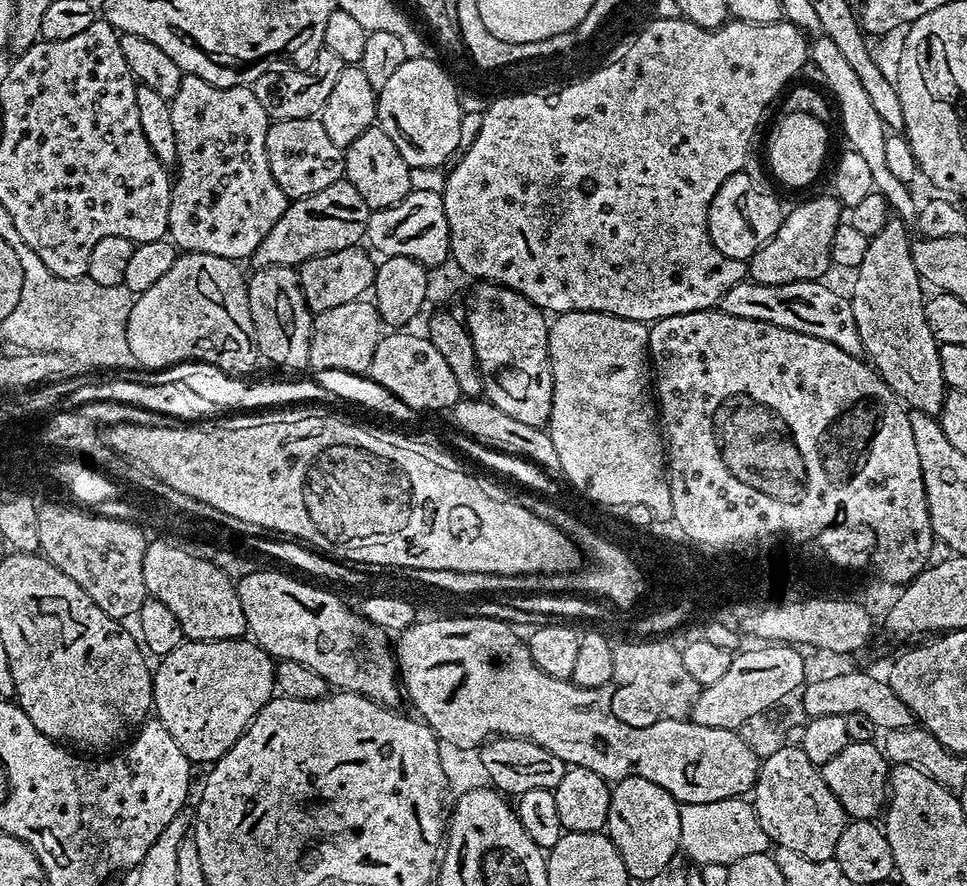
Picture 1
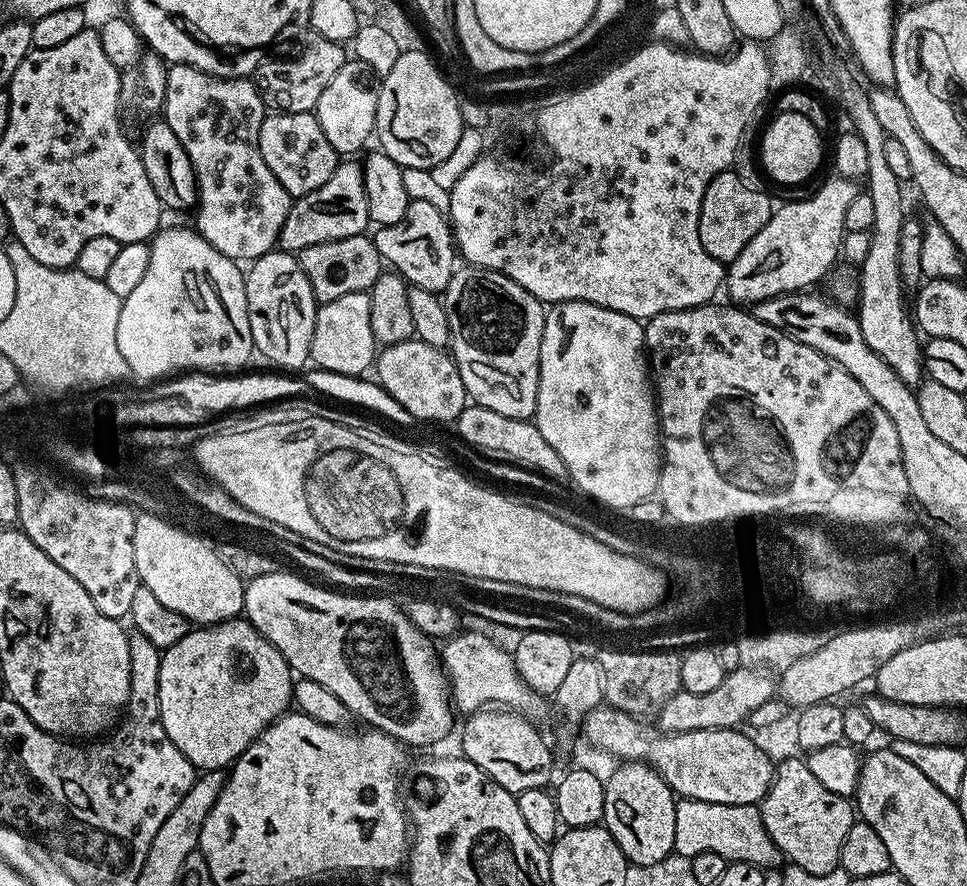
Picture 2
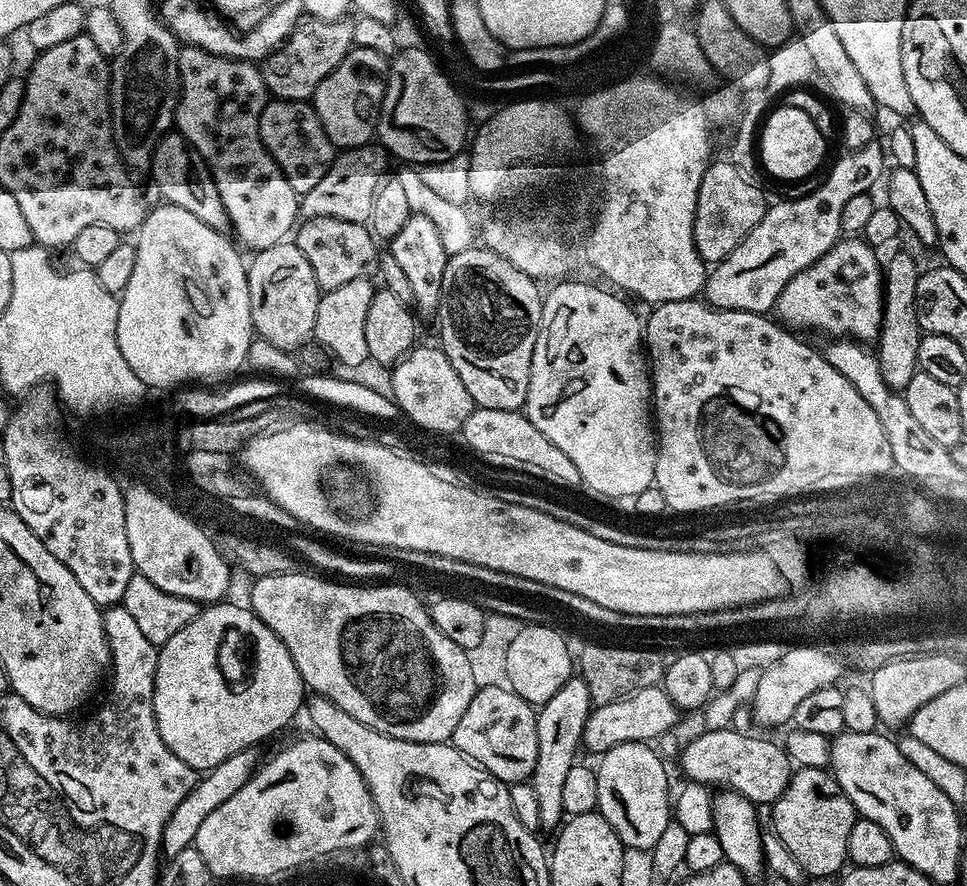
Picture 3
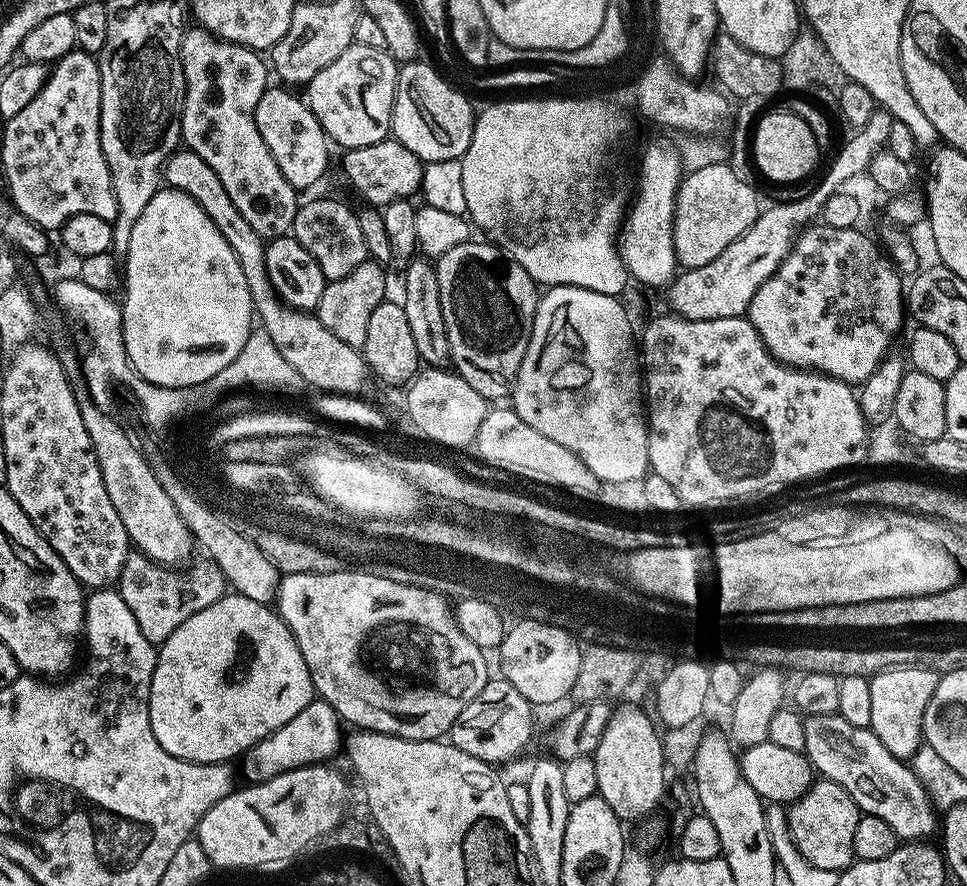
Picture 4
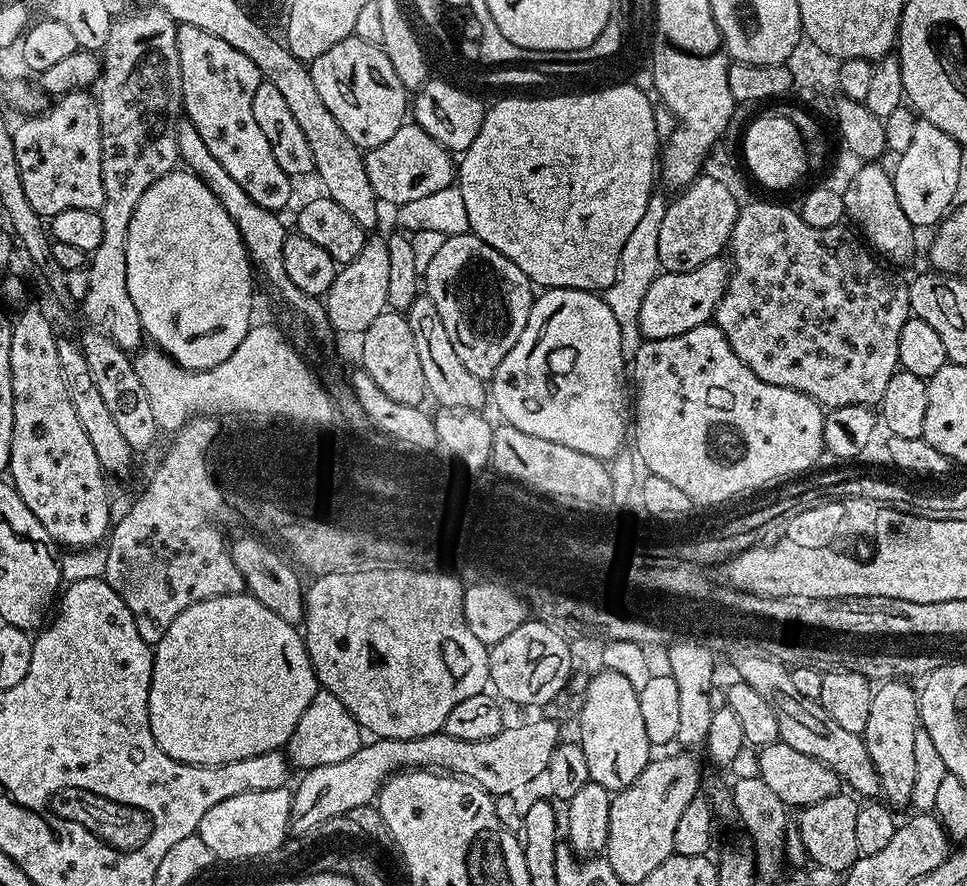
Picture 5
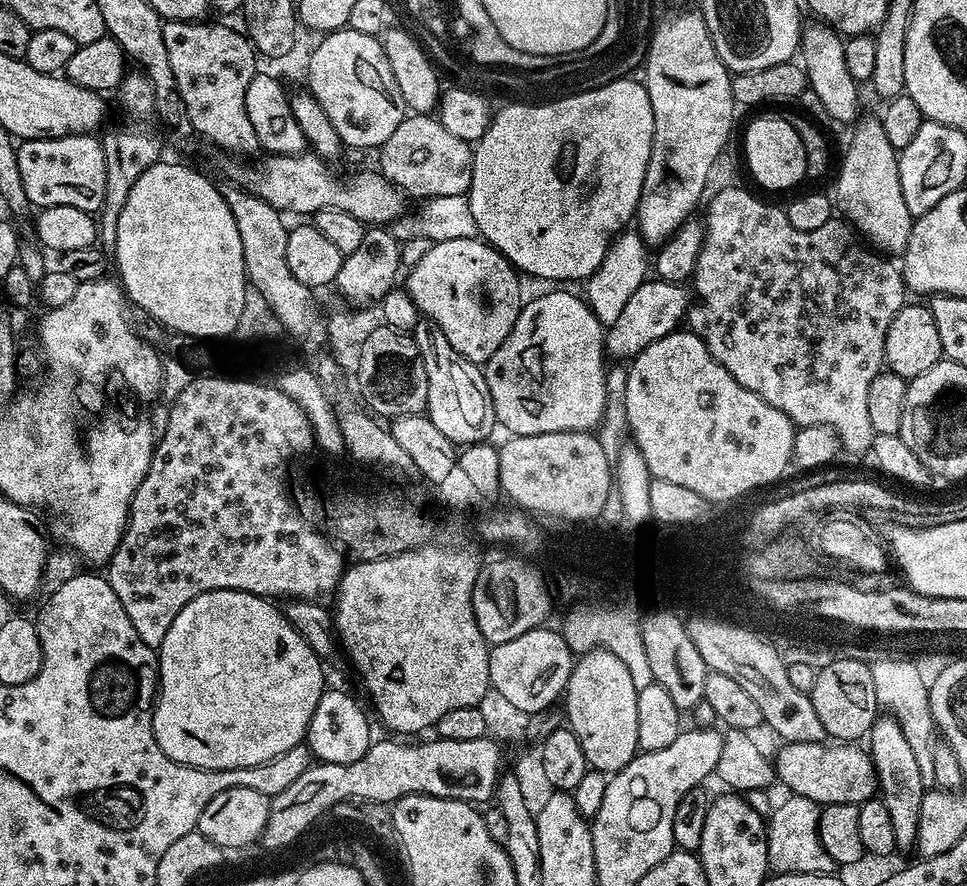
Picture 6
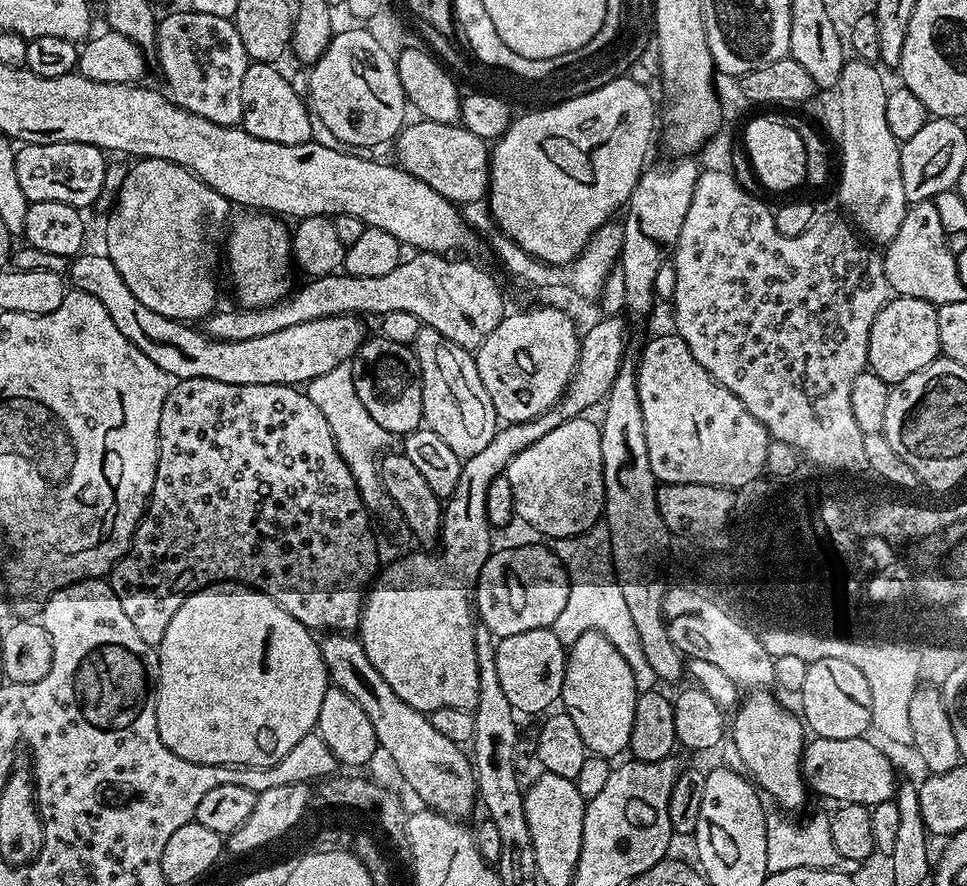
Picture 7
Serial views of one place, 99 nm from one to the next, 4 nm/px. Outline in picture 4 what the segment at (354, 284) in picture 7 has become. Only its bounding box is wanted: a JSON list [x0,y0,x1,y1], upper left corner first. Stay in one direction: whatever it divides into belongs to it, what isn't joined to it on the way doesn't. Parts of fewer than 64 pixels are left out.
[434,238,538,402]

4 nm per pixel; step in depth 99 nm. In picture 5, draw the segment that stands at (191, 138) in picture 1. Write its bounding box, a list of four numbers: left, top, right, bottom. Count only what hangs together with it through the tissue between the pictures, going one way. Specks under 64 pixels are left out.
[176,25,293,213]

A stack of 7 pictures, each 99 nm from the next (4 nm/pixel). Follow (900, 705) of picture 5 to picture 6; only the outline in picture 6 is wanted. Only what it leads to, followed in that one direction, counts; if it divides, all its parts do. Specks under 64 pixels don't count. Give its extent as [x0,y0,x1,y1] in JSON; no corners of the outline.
[866,714,926,853]

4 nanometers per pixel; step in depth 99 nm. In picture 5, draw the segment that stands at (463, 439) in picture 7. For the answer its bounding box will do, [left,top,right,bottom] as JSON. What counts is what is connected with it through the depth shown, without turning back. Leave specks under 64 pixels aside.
[406,294,486,410]

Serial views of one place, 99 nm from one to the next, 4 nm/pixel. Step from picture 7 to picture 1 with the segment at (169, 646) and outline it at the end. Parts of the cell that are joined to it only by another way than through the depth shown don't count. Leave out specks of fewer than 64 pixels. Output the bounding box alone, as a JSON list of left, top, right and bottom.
[152,639,276,765]

